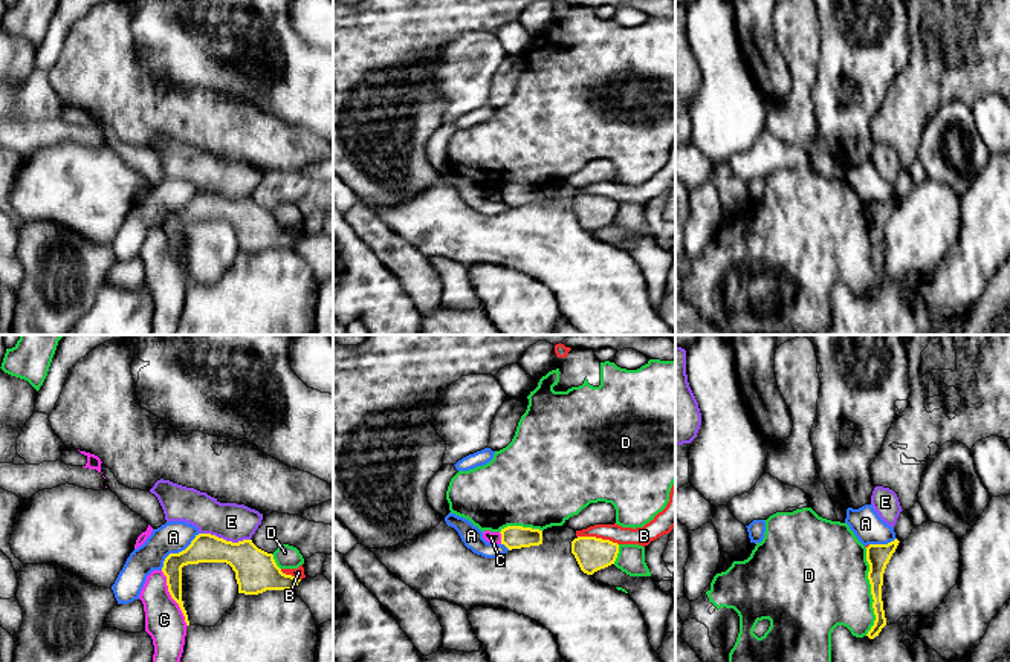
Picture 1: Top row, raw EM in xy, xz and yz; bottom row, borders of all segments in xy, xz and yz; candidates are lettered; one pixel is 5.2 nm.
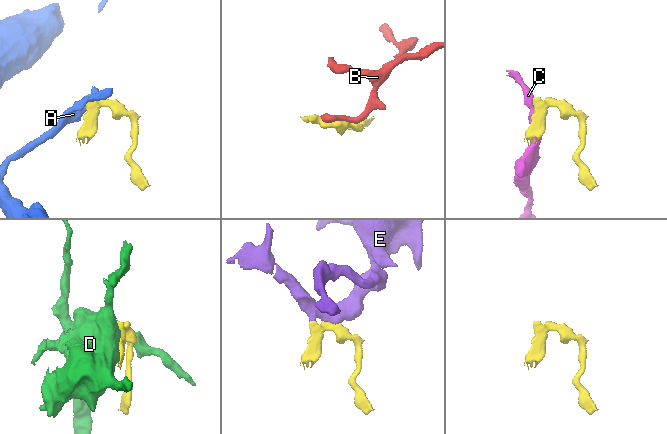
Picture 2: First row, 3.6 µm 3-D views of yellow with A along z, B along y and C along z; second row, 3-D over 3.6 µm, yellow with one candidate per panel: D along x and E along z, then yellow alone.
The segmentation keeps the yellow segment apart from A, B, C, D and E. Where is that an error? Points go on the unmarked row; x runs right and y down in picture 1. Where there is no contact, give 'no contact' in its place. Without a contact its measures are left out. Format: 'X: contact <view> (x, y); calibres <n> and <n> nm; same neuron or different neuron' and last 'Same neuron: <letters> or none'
A: contact xy (179, 210); calibres 160 and 170 nm; different neuron
B: contact xz (598, 196); calibres 180 and 100 nm; different neuron
C: contact xy (171, 254); calibres 100 and 200 nm; different neuron
D: contact yz (871, 249); calibres 130 and 460 nm; different neuron
E: contact xy (236, 201); calibres 220 and 200 nm; same neuron
Same neuron: E

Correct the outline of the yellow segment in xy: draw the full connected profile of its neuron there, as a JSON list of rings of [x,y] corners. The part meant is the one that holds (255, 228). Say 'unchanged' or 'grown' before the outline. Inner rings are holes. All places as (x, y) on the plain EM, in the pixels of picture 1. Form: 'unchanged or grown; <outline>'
grown; [[[157,138],[150,147],[163,167],[165,177],[185,179],[199,187],[191,202],[170,211],[162,229],[171,255],[179,261],[189,283],[182,258],[182,225],[199,220],[226,220],[235,229],[238,251],[258,252],[266,248],[292,249],[301,237],[286,232],[274,213],[258,206],[252,193],[263,171],[237,161],[220,161],[217,156],[170,138]]]

